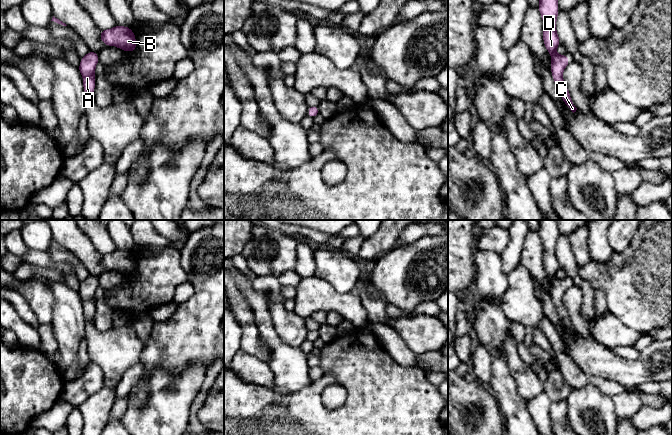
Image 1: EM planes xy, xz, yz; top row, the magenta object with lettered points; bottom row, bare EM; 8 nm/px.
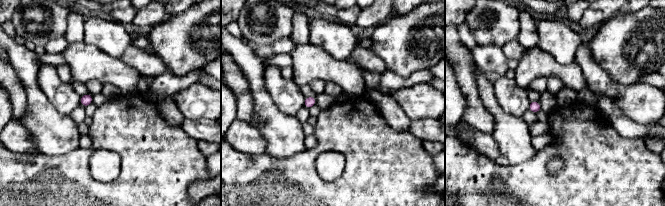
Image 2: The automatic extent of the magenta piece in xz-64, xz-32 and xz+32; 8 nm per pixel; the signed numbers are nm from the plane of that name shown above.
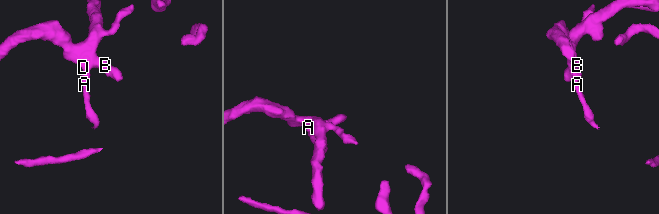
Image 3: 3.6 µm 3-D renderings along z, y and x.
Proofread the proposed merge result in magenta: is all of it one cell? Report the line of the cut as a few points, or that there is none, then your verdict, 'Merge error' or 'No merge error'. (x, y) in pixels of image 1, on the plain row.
No split. No merge error

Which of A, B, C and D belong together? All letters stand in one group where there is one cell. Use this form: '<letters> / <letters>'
A B C D

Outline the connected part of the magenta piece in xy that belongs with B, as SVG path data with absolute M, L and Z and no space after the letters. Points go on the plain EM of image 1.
M117 249L100 256L100 263L105 269L115 270L127 276L136 275L136 260L130 251Z

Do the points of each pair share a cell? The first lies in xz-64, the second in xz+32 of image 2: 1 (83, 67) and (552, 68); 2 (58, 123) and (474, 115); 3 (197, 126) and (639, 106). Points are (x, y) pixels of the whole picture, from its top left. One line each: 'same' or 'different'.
1: same
2: different
3: different

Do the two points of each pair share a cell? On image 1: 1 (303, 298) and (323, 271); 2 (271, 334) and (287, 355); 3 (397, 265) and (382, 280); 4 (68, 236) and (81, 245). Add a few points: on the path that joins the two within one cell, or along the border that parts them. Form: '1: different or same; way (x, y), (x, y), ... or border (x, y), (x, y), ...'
1: different; border (314, 275), (325, 280), (337, 292)
2: same; way (271, 339), (282, 350)
3: same; way (393, 269), (386, 276)
4: same; way (71, 237), (78, 243)

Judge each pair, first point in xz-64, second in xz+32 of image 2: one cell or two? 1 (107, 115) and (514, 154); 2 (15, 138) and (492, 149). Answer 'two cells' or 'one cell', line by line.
1: two cells
2: one cell

